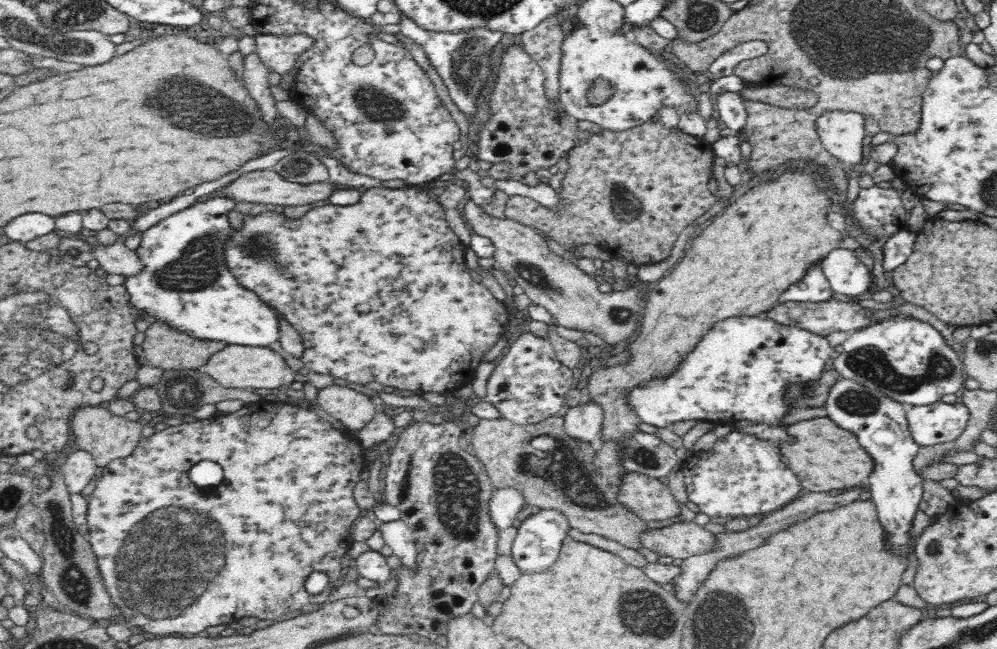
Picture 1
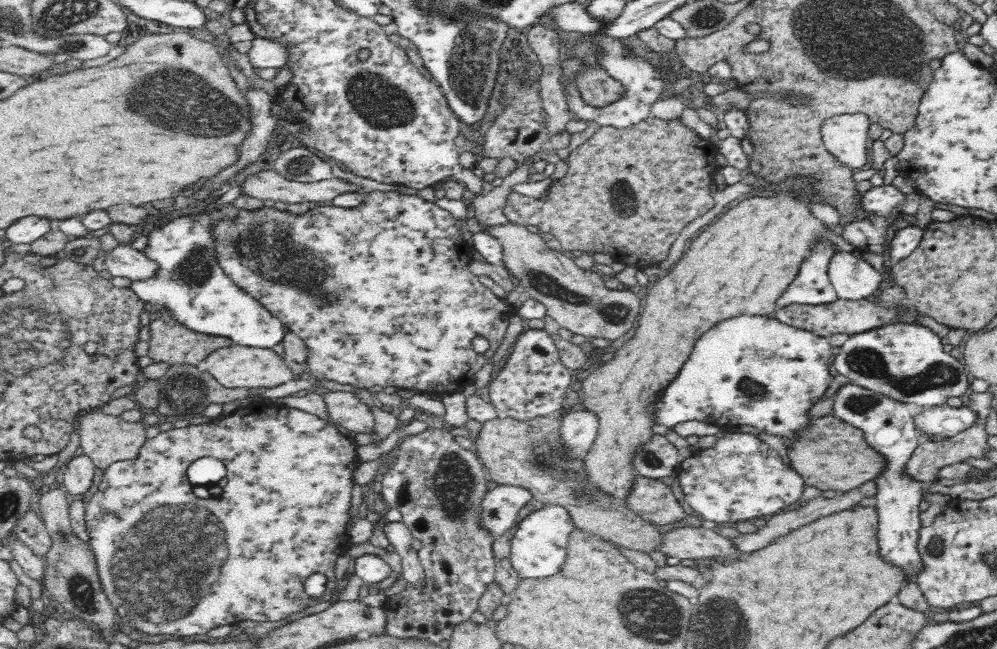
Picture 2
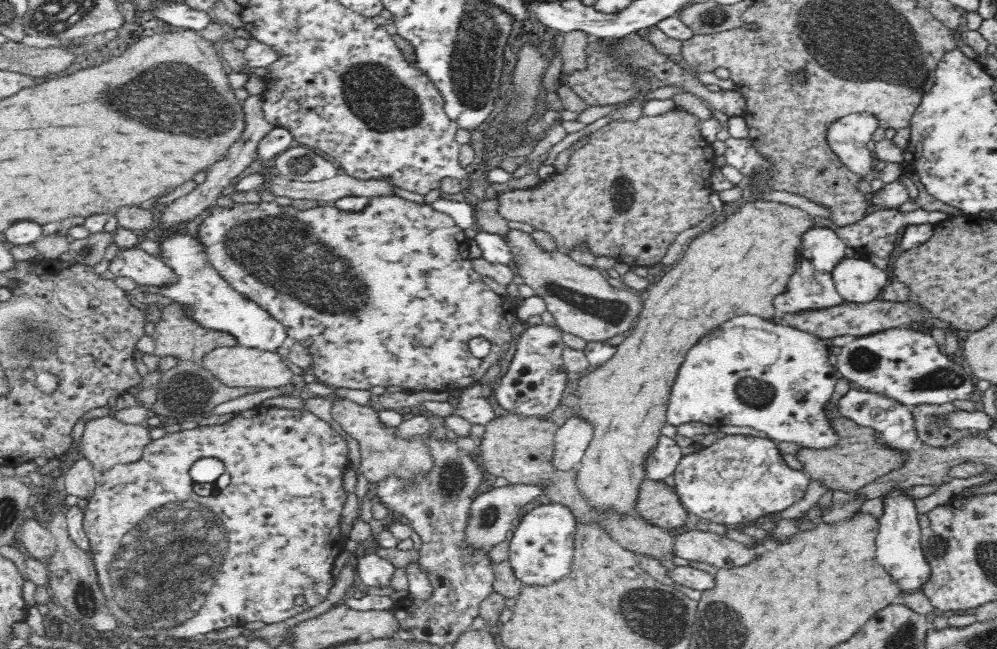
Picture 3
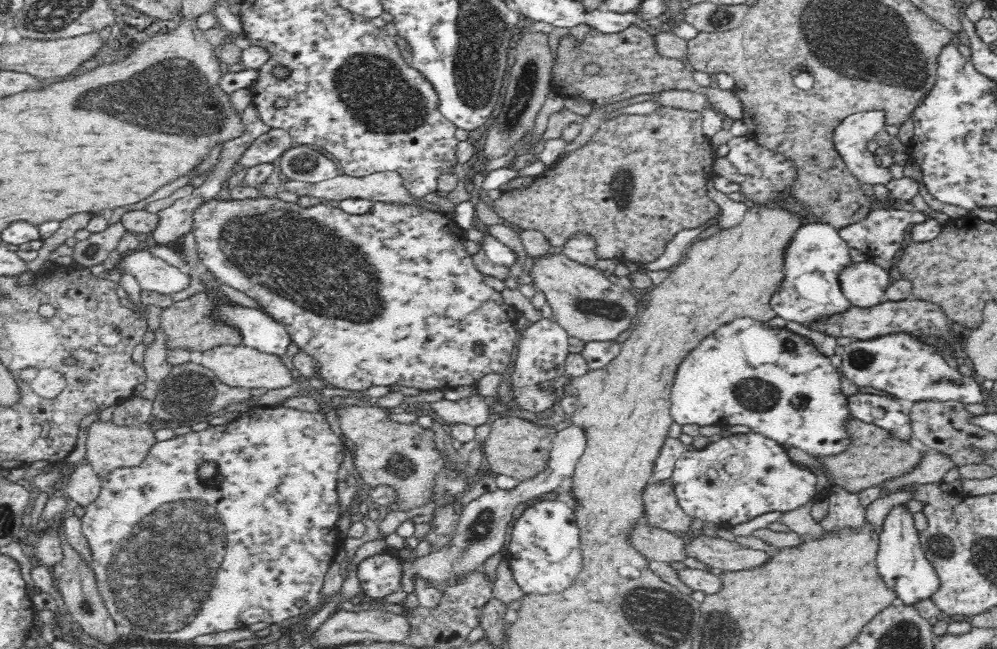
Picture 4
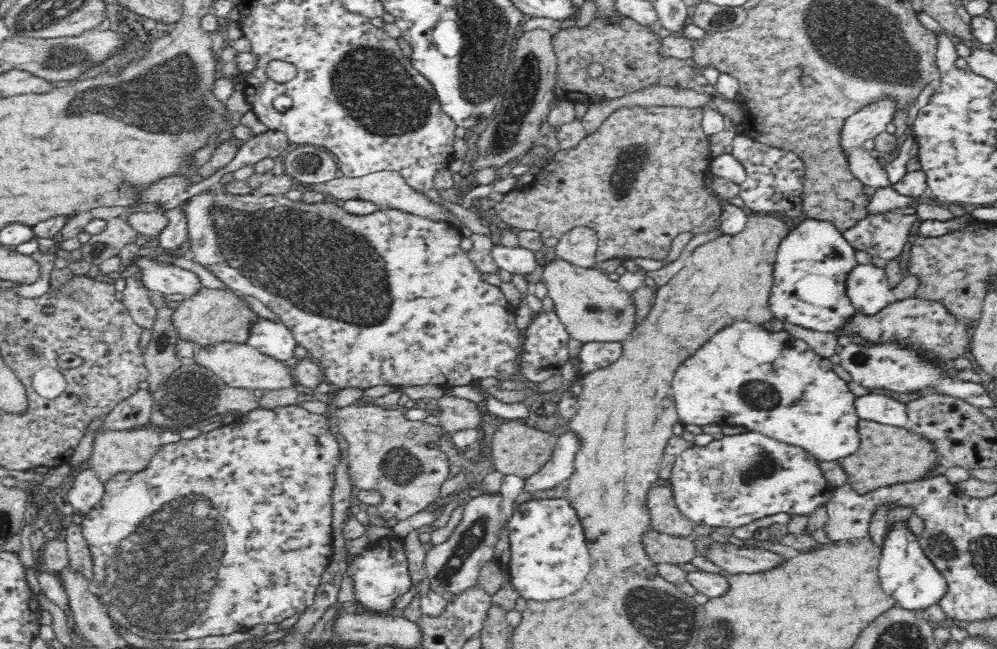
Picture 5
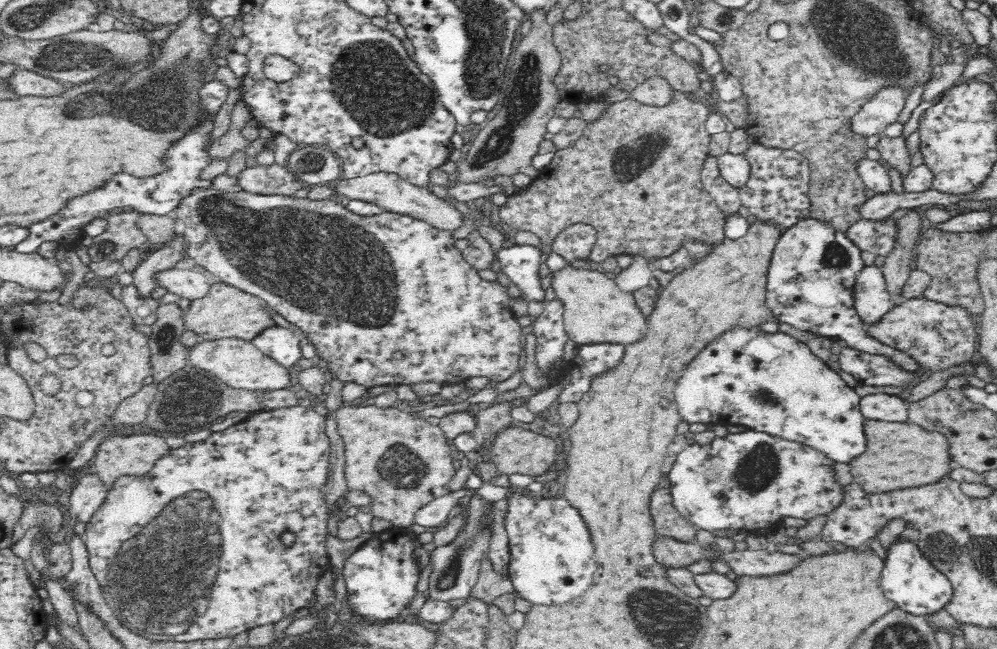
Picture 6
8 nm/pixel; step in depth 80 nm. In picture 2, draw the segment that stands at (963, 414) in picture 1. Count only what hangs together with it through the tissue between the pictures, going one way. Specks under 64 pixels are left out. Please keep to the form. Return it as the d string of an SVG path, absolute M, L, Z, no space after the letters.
M941 405L923 408L922 412L915 416L916 430L920 434L920 440L929 440L930 435L950 438L978 424L978 417L969 407L952 408Z

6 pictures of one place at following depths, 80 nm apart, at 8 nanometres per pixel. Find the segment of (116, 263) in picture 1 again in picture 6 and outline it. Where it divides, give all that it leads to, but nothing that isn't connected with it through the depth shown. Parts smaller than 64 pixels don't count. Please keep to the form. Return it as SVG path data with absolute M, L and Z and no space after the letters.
M168 270L159 275L160 288L176 294L182 299L196 301L205 298L212 286L212 277L205 272L190 270Z

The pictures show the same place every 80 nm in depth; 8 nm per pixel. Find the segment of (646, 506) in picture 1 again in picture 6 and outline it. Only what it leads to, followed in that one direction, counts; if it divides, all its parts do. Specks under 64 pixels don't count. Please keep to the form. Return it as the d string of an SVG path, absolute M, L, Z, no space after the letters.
M662 488L652 496L650 512L658 535L686 542L695 542L697 527L683 518L673 506L671 494L667 488Z

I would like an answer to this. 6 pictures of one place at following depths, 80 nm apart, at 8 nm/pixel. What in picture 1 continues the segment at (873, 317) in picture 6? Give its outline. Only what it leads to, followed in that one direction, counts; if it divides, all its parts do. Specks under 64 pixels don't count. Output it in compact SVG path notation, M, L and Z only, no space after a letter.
M834 249L822 260L823 272L827 276L836 296L856 300L877 287L882 275L870 272L870 268L860 262L856 253L848 249Z

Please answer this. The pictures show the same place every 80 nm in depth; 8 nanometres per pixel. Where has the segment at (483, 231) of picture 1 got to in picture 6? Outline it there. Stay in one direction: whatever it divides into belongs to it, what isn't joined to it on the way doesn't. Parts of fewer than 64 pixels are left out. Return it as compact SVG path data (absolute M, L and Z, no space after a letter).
M564 266L558 272L552 272L552 288L556 298L565 305L564 327L566 335L577 346L592 344L632 345L644 339L651 326L648 317L638 310L636 298L632 292L623 292L607 273L592 270L574 270Z

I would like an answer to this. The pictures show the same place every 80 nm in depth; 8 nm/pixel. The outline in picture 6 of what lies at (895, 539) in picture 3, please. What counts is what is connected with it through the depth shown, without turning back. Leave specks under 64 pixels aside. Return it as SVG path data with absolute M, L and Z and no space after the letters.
M897 540L889 547L881 578L881 587L886 598L894 601L905 613L914 616L932 616L946 609L954 598L955 590L949 578L924 558L914 542Z

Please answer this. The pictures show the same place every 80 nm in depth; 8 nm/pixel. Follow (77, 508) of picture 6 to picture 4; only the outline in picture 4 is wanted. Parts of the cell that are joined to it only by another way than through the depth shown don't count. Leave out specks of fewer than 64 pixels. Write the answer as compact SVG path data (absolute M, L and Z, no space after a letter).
M88 463L73 466L68 478L68 496L72 505L90 506L100 496L101 480Z

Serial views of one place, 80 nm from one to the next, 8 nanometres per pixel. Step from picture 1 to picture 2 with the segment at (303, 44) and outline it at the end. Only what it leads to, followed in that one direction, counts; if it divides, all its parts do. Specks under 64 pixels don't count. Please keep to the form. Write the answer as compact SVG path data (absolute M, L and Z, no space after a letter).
M251 37L249 42L250 48L246 53L256 70L267 71L267 68L277 70L284 68L283 64L287 61L288 53L283 45L258 37Z

